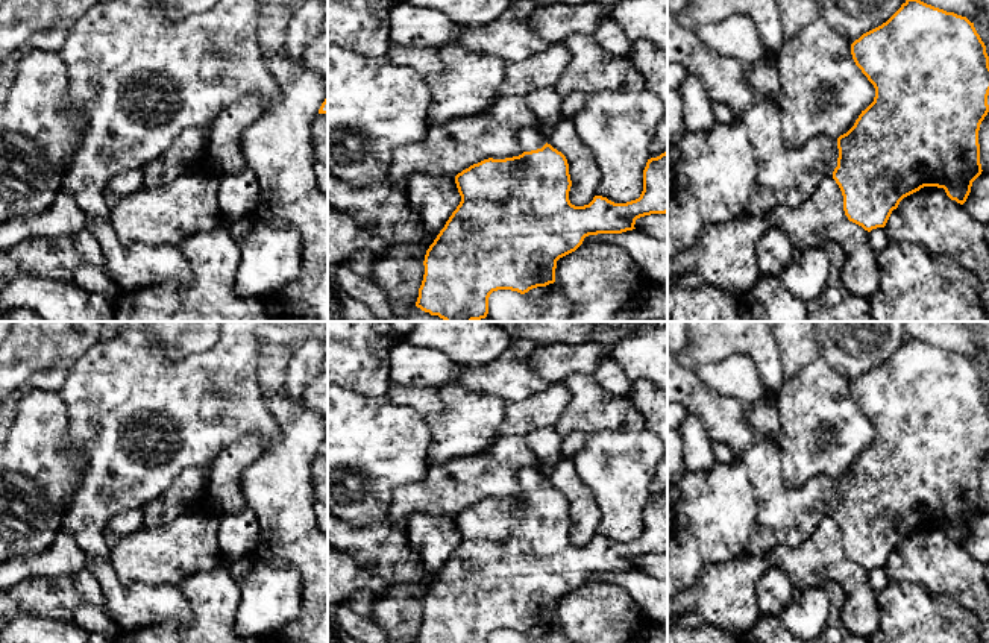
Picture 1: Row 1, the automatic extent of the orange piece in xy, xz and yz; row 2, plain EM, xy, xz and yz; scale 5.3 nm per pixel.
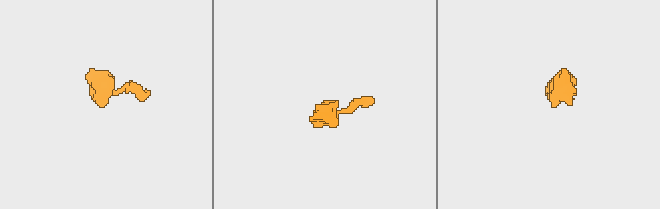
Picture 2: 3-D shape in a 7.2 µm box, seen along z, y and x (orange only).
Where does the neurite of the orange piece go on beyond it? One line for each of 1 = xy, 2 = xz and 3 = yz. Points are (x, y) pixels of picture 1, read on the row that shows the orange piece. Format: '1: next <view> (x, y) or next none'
1: next none
2: next xz (530, 138)
3: next yz (786, 176)

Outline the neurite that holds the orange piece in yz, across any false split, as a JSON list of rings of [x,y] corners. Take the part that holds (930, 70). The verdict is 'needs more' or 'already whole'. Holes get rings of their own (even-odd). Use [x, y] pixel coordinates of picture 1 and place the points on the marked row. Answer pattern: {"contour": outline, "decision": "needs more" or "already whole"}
{"contour": [[[906,0],[886,23],[856,39],[851,44],[851,55],[874,85],[875,97],[854,126],[837,140],[818,135],[799,149],[787,147],[783,140],[780,109],[774,102],[758,102],[737,118],[746,129],[758,167],[746,208],[751,215],[768,214],[775,206],[796,208],[830,176],[842,191],[848,220],[868,232],[884,227],[900,202],[924,187],[943,188],[951,200],[960,205],[966,202],[972,182],[983,171],[978,130],[989,112],[989,56],[974,23],[921,0]]], "decision": "needs more"}

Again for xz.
{"contour": [[[525,127],[519,132],[523,153],[505,159],[484,159],[455,176],[461,202],[425,255],[425,274],[416,306],[444,322],[473,322],[488,314],[488,297],[498,290],[520,294],[555,282],[557,261],[575,252],[589,235],[622,234],[636,229],[636,220],[667,212],[667,152],[651,158],[643,170],[643,191],[639,199],[614,203],[595,196],[589,205],[575,206],[569,200],[572,187],[566,156],[546,141],[546,133]]], "decision": "needs more"}

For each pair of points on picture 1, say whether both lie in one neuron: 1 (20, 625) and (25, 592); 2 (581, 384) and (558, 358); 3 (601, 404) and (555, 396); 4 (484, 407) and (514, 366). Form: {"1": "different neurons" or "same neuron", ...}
{"1": "different neurons", "2": "different neurons", "3": "different neurons", "4": "different neurons"}

